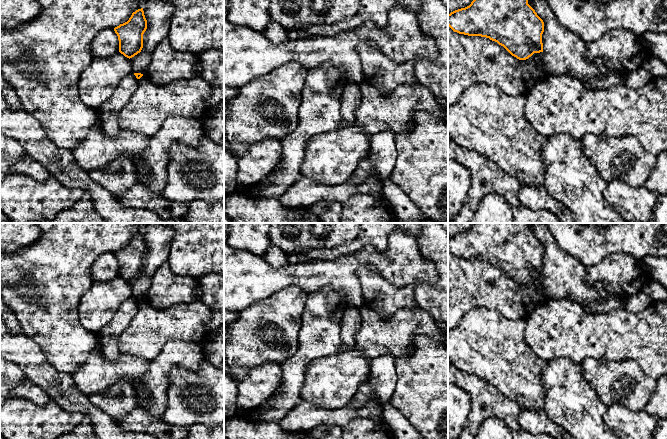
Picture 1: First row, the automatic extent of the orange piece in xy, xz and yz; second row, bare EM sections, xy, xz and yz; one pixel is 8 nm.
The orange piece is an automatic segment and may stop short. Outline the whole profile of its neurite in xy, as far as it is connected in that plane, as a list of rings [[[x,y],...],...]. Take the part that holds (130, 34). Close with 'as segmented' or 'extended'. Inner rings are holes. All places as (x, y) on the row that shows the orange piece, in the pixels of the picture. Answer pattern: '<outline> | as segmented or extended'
[[[143,8],[132,13],[129,20],[114,28],[119,40],[119,52],[132,58],[143,48],[143,34],[147,29],[147,20]]] | as segmented

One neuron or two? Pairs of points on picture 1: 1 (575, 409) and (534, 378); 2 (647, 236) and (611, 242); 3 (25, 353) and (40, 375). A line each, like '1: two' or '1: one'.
1: two
2: one
3: one

